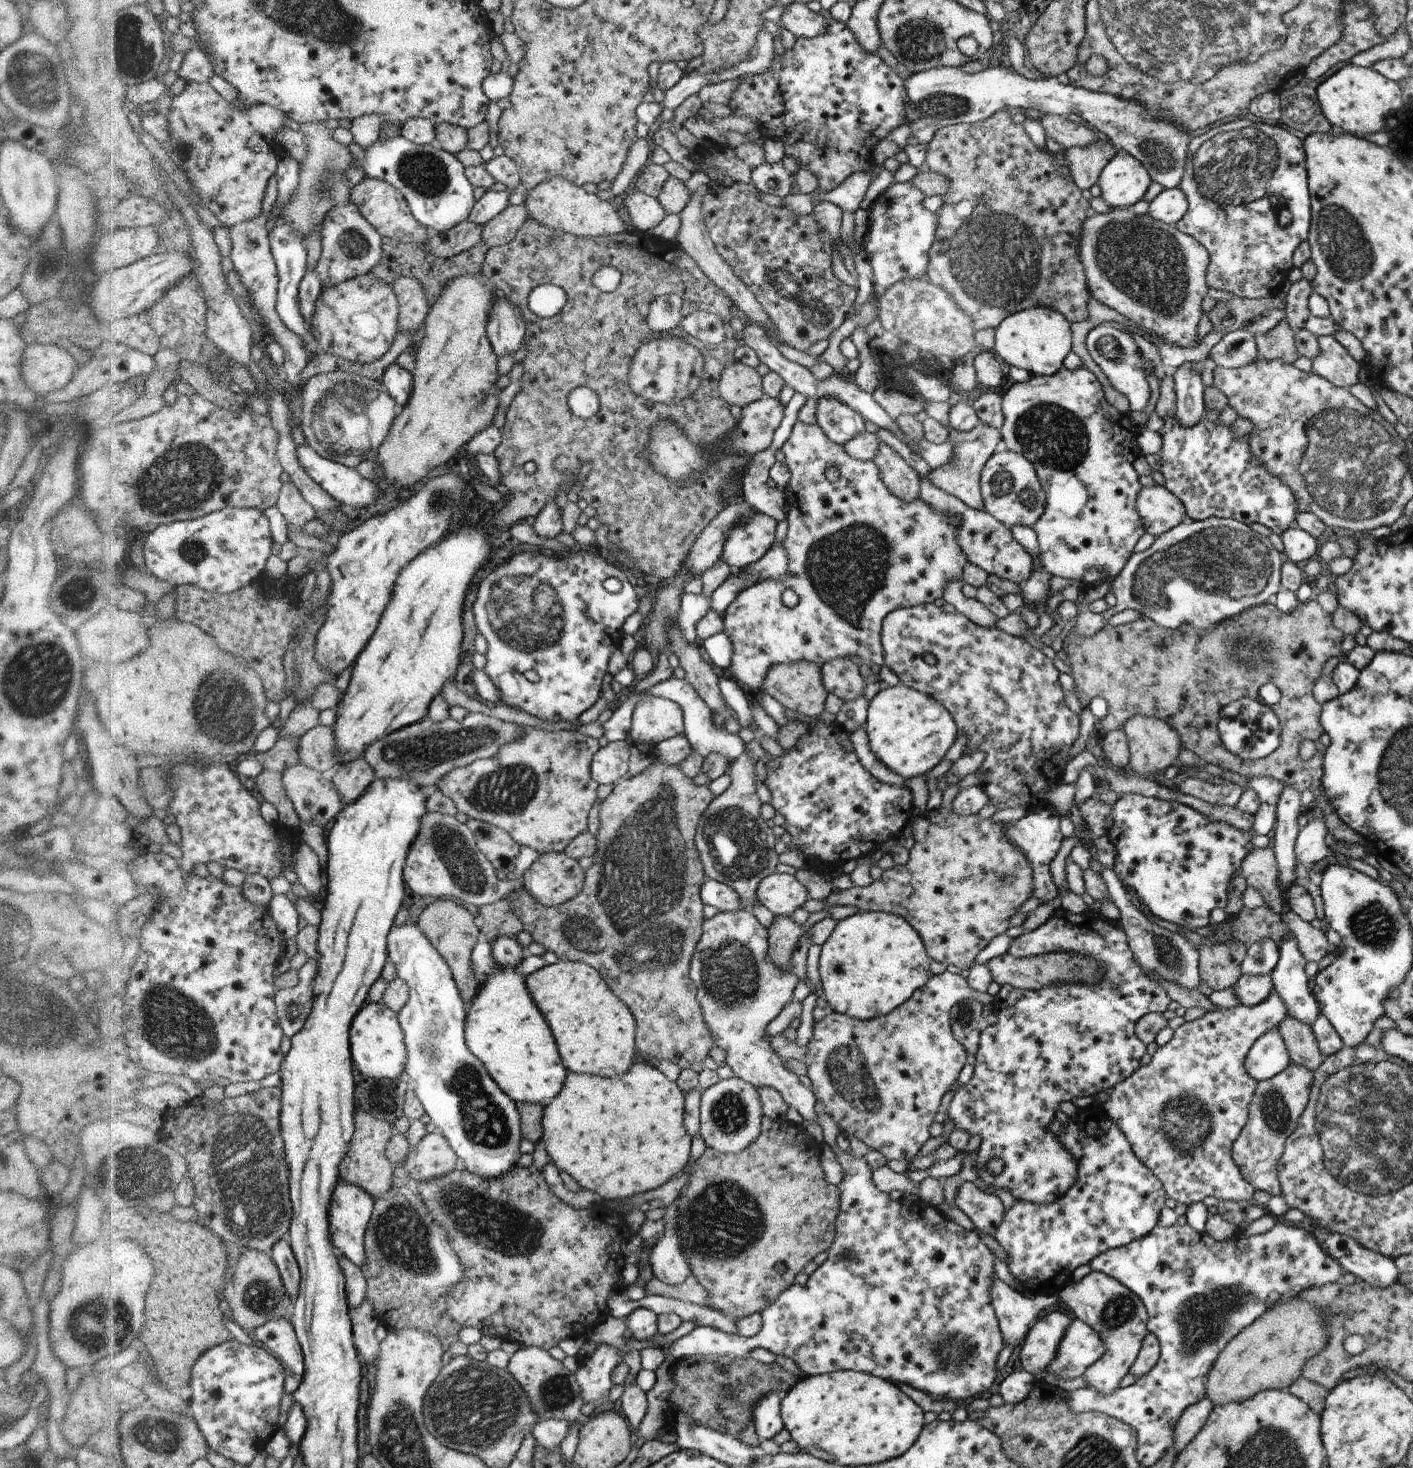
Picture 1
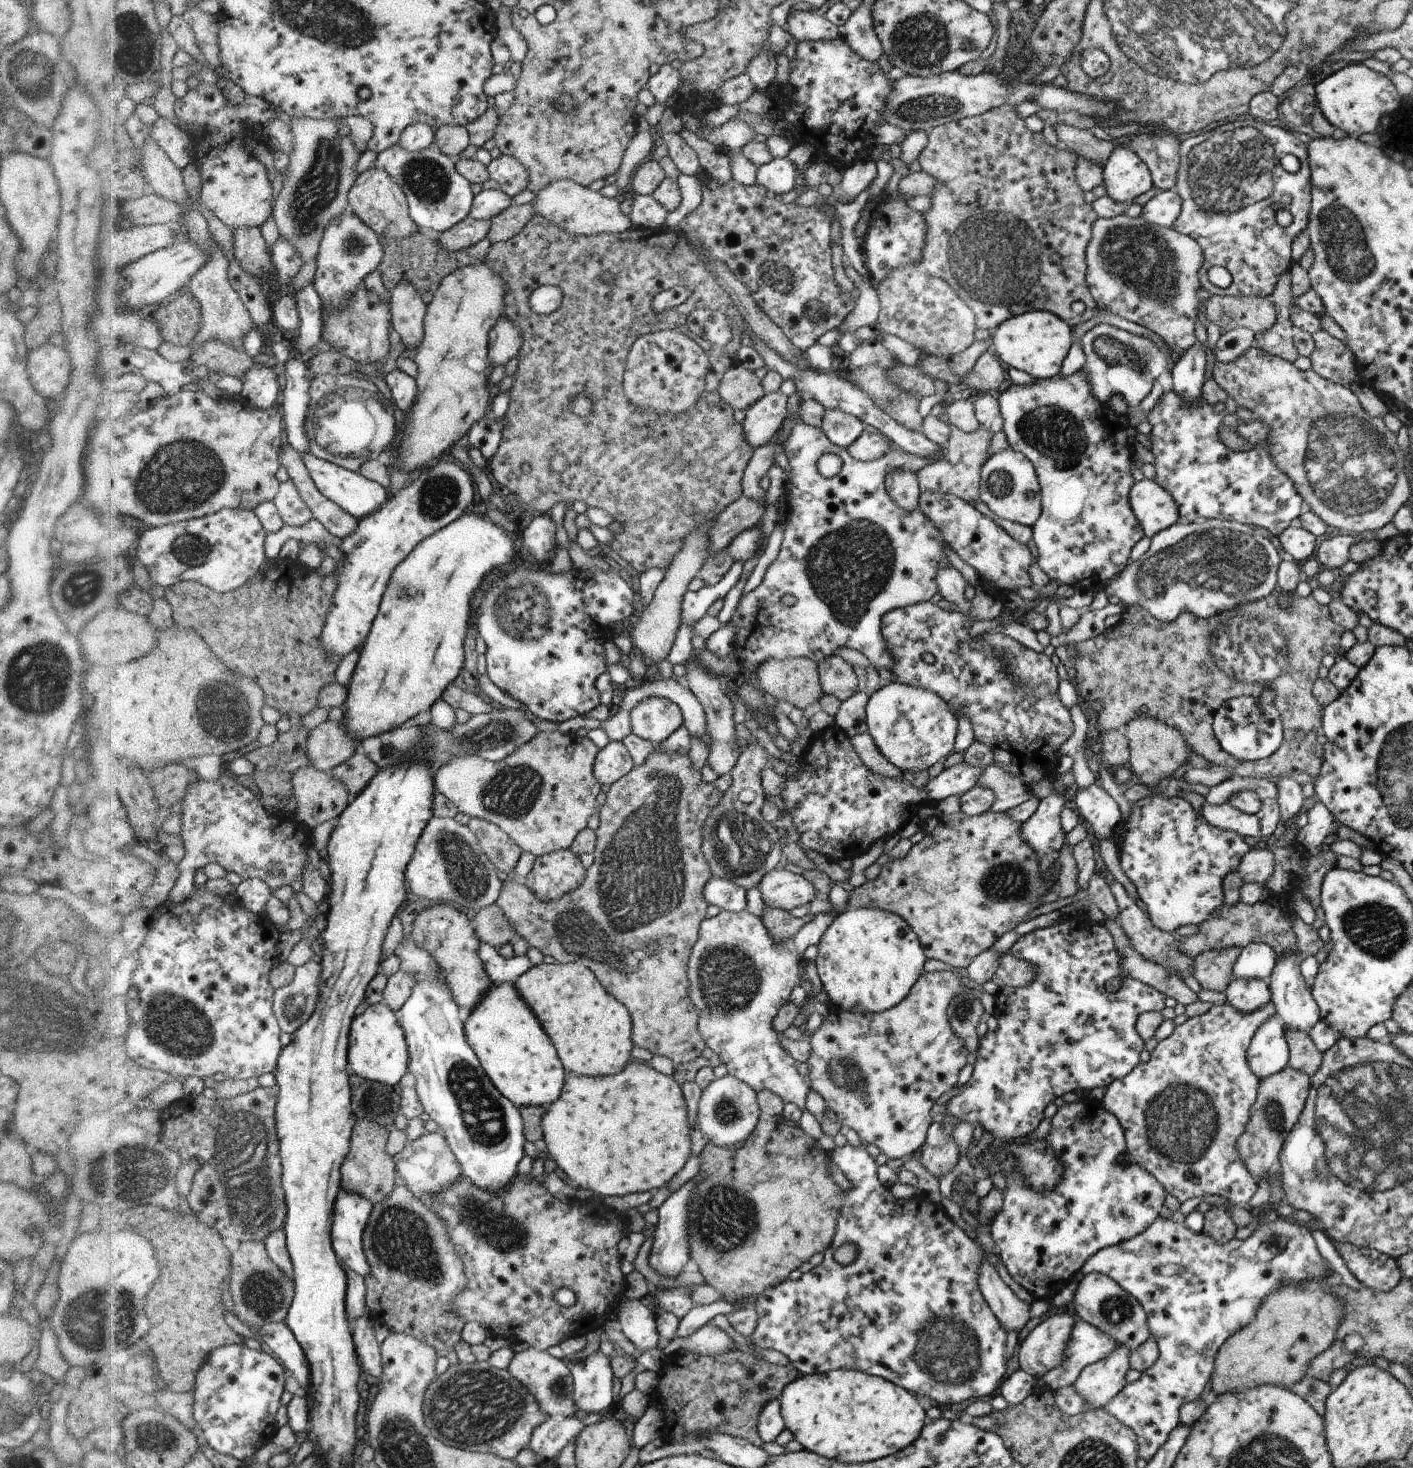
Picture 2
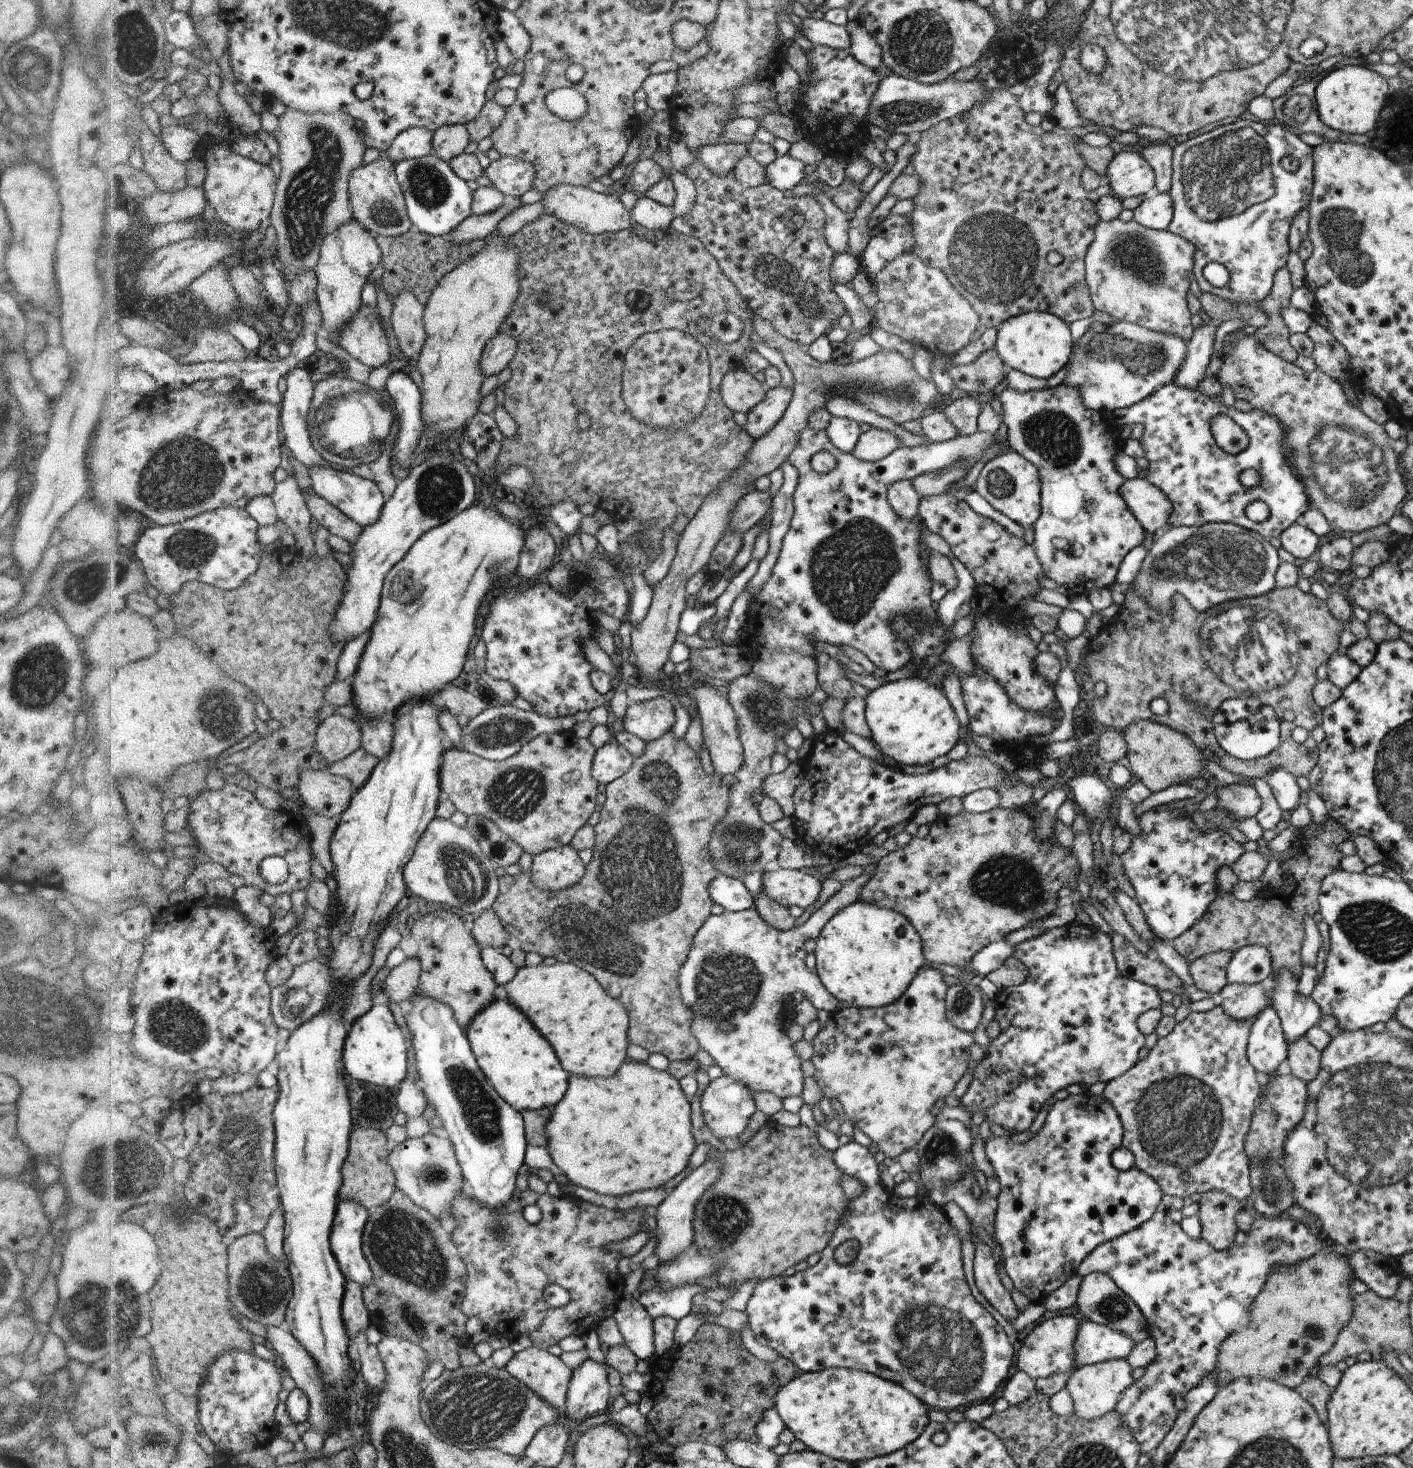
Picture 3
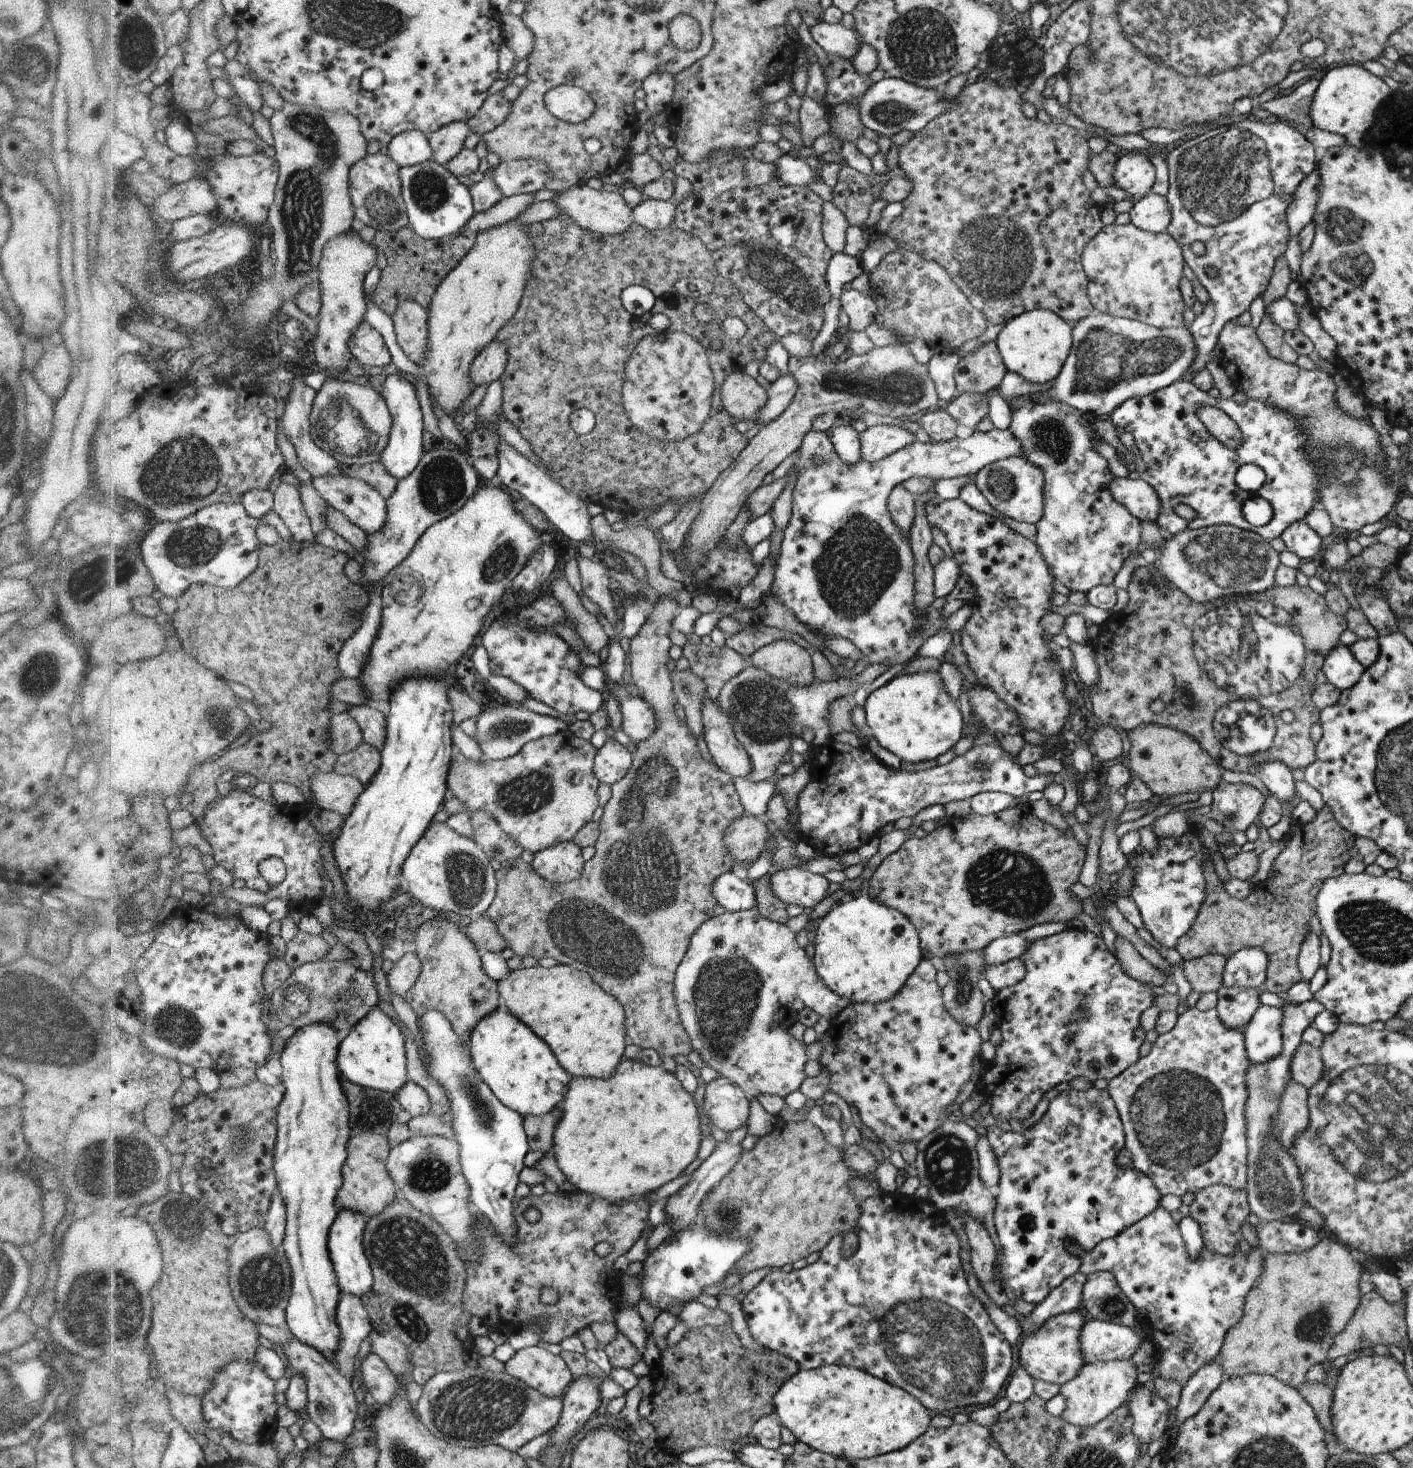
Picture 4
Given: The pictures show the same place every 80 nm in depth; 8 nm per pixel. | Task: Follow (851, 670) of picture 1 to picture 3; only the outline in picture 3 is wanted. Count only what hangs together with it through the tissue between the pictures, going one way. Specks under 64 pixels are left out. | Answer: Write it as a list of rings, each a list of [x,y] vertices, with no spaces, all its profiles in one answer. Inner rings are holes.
[[[820,653],[816,660],[820,688],[830,697],[846,700],[854,682],[846,677],[846,672],[840,665],[843,663],[843,659],[830,657],[827,653]]]

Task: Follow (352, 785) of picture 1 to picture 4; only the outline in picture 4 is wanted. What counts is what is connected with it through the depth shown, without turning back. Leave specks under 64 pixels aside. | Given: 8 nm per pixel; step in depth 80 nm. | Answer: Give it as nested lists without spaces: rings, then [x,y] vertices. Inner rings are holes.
[[[362,742],[352,752],[340,756],[335,772],[346,776],[355,776],[365,786],[380,765],[381,752]]]

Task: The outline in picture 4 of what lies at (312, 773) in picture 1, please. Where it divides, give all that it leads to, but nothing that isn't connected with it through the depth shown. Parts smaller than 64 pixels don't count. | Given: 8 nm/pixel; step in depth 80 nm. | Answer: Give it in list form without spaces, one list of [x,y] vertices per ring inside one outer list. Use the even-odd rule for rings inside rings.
[[[319,772],[312,778],[311,792],[320,810],[332,810],[347,818],[364,792],[364,785],[352,775]]]

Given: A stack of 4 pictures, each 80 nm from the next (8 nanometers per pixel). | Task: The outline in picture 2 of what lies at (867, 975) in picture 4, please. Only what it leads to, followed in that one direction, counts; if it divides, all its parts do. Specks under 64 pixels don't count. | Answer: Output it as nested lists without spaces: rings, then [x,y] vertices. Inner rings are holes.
[[[847,908],[834,919],[818,946],[815,960],[823,997],[842,1010],[865,1015],[901,1003],[924,973],[920,937],[901,916],[884,909]]]

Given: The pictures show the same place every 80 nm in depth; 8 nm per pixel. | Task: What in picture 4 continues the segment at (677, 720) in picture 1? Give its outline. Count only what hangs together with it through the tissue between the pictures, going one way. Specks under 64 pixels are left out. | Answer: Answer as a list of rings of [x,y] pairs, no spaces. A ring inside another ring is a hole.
[[[625,684],[617,690],[623,714],[621,729],[630,736],[635,743],[646,740],[657,731],[657,724],[661,723],[657,712],[644,699],[628,695]]]

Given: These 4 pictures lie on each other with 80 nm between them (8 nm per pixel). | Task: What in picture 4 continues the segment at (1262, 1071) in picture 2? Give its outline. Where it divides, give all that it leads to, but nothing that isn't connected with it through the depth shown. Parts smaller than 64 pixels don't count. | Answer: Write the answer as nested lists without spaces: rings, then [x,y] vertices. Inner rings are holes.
[[[1260,1005],[1243,1028],[1245,1047],[1252,1065],[1276,1058],[1283,1049],[1281,1035],[1283,1012],[1280,1006]]]

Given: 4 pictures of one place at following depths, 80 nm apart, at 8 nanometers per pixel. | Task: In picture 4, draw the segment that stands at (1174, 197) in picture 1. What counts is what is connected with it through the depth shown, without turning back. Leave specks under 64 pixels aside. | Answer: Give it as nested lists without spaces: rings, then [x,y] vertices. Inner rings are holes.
[[[1153,192],[1134,201],[1129,214],[1134,226],[1156,234],[1166,231],[1172,220],[1172,209],[1166,197]]]

